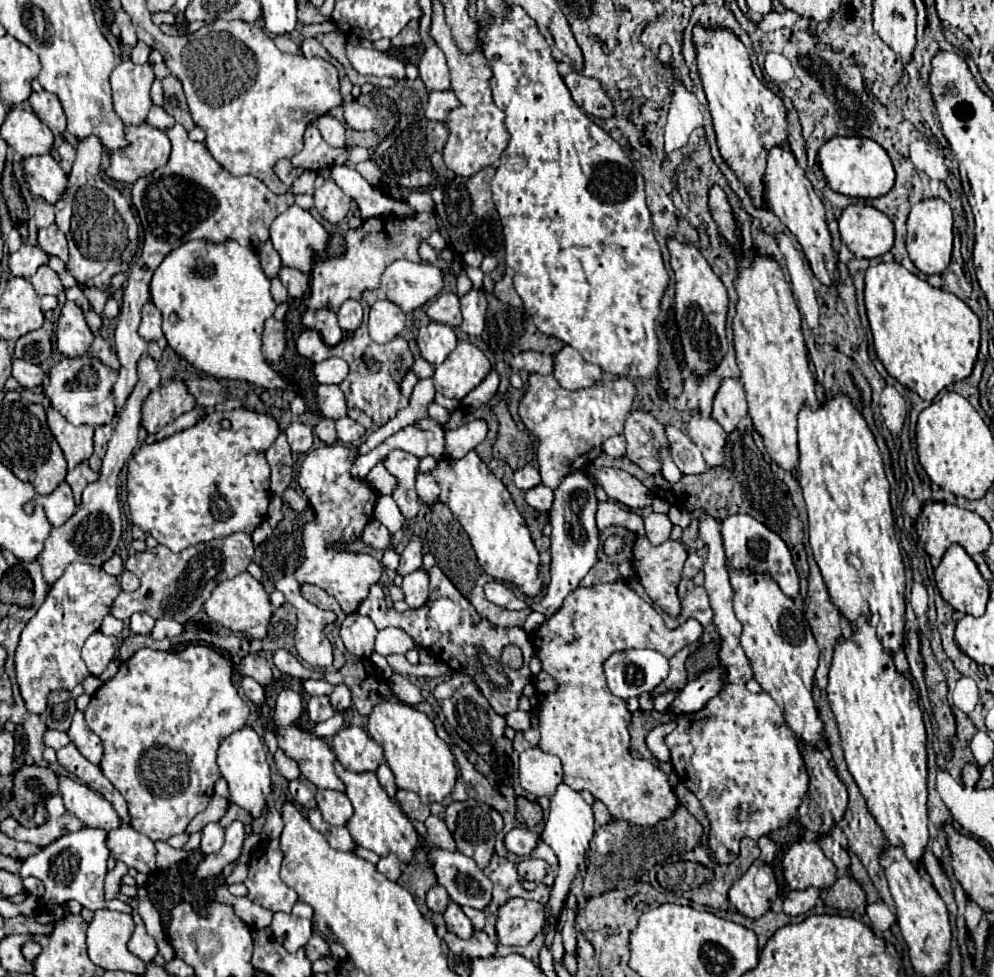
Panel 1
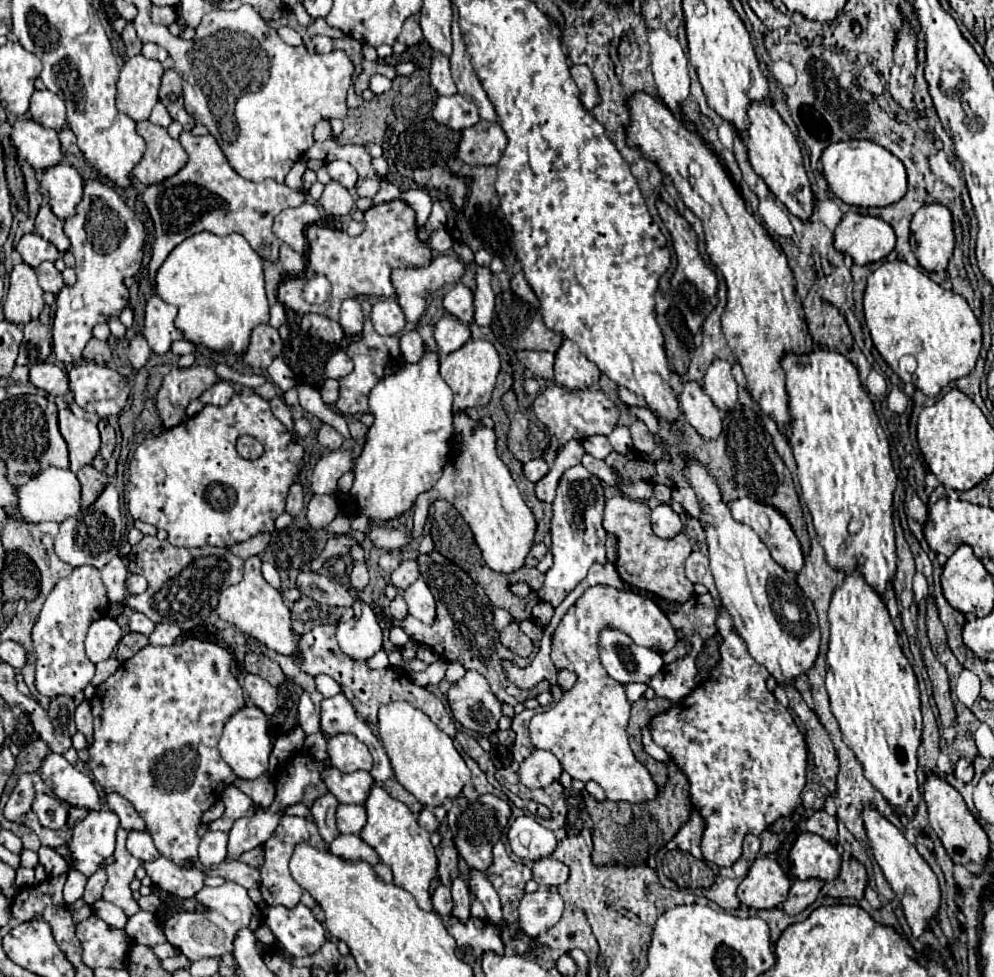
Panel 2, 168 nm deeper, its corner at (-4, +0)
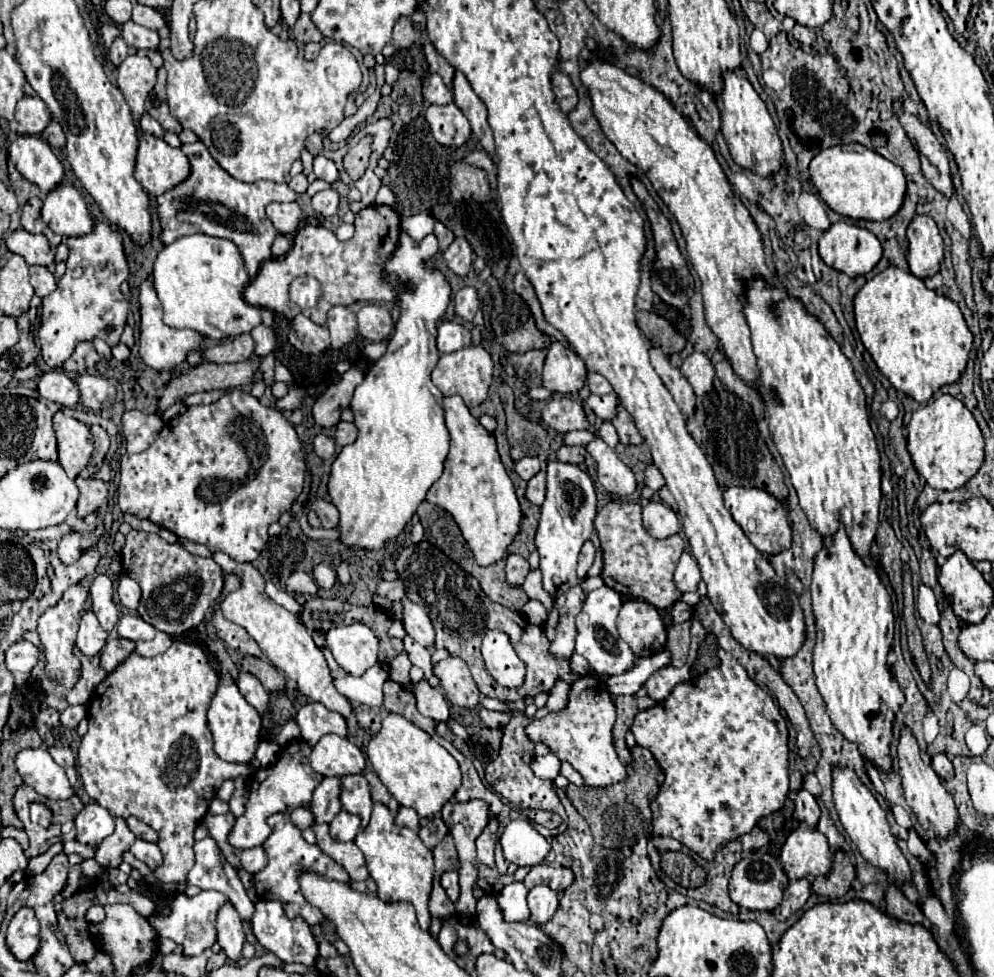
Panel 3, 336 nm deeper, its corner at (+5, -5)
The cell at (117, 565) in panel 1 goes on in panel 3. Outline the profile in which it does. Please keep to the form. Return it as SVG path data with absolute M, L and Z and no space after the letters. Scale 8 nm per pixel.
M97 574L91 582L91 610L99 618L99 624L109 632L119 620L119 610L113 602L113 580L107 574Z

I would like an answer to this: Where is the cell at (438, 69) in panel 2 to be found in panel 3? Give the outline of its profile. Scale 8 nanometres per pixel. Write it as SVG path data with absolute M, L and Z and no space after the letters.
M433 72L423 80L423 98L427 104L449 104L453 100L453 94L445 86L441 76Z

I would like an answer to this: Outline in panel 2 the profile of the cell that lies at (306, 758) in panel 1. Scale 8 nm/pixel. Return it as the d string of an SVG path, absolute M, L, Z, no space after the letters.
M326 769L322 773L328 791L338 797L340 803L354 803L354 805L364 805L366 803L366 793L370 793L370 785L374 785L374 779L370 773L366 773L366 779L358 779L354 773L346 775L340 773L338 769Z

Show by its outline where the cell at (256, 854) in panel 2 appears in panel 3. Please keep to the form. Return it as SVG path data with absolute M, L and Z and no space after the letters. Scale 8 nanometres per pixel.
M261 846L249 848L241 852L241 870L249 874L257 874L265 866L265 852Z

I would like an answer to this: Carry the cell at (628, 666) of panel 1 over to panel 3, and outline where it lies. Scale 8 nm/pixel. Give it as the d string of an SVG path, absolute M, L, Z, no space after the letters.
M601 586L593 592L589 592L585 606L581 610L581 614L577 616L577 646L575 652L581 654L583 658L587 658L589 666L593 672L603 674L603 676L617 676L617 674L625 674L627 670L635 668L639 658L631 652L631 648L619 638L615 620L621 608L621 596L609 588L609 586Z

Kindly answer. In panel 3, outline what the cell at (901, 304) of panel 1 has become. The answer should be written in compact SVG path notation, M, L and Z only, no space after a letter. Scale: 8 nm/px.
M889 266L873 276L855 296L855 320L861 342L881 374L917 402L927 402L941 386L957 382L965 370L973 334L959 306L929 290L911 272Z

